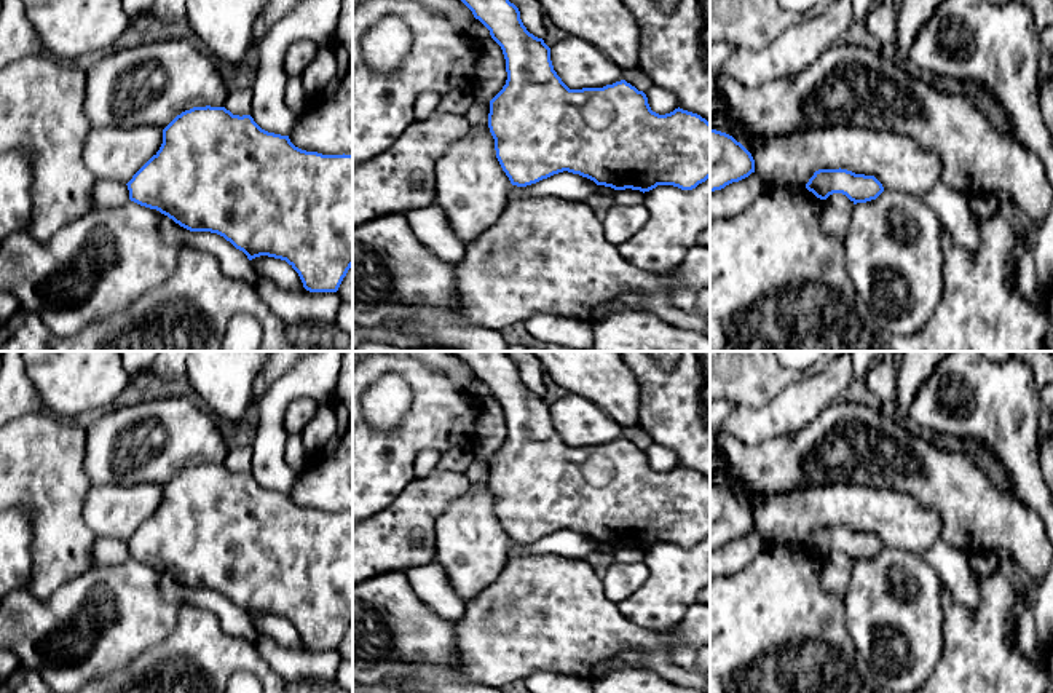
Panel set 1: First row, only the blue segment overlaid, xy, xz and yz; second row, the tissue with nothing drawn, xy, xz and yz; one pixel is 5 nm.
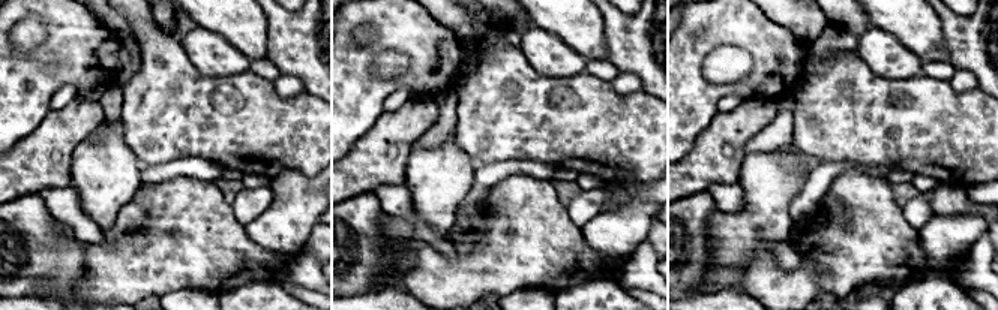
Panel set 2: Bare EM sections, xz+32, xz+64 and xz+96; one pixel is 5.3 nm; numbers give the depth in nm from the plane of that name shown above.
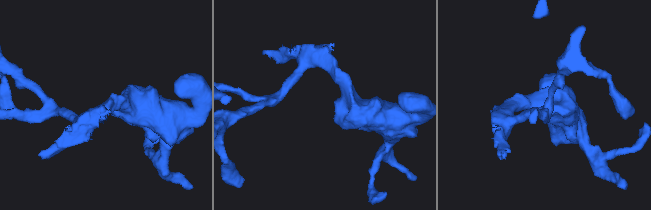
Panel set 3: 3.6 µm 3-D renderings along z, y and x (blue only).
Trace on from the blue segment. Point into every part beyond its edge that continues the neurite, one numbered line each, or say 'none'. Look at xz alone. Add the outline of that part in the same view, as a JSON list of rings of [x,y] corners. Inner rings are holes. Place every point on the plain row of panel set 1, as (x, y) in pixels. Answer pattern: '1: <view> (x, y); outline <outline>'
none

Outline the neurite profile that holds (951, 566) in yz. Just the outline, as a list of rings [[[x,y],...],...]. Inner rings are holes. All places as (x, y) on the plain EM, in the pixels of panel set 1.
[[[938,540],[930,549],[919,554],[938,575],[954,602],[975,612],[980,605],[980,592],[972,580],[965,552]]]

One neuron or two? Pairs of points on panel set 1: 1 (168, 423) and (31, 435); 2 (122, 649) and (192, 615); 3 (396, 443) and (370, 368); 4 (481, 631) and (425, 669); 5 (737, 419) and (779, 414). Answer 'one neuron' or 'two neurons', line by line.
1: two neurons
2: two neurons
3: one neuron
4: two neurons
5: one neuron

